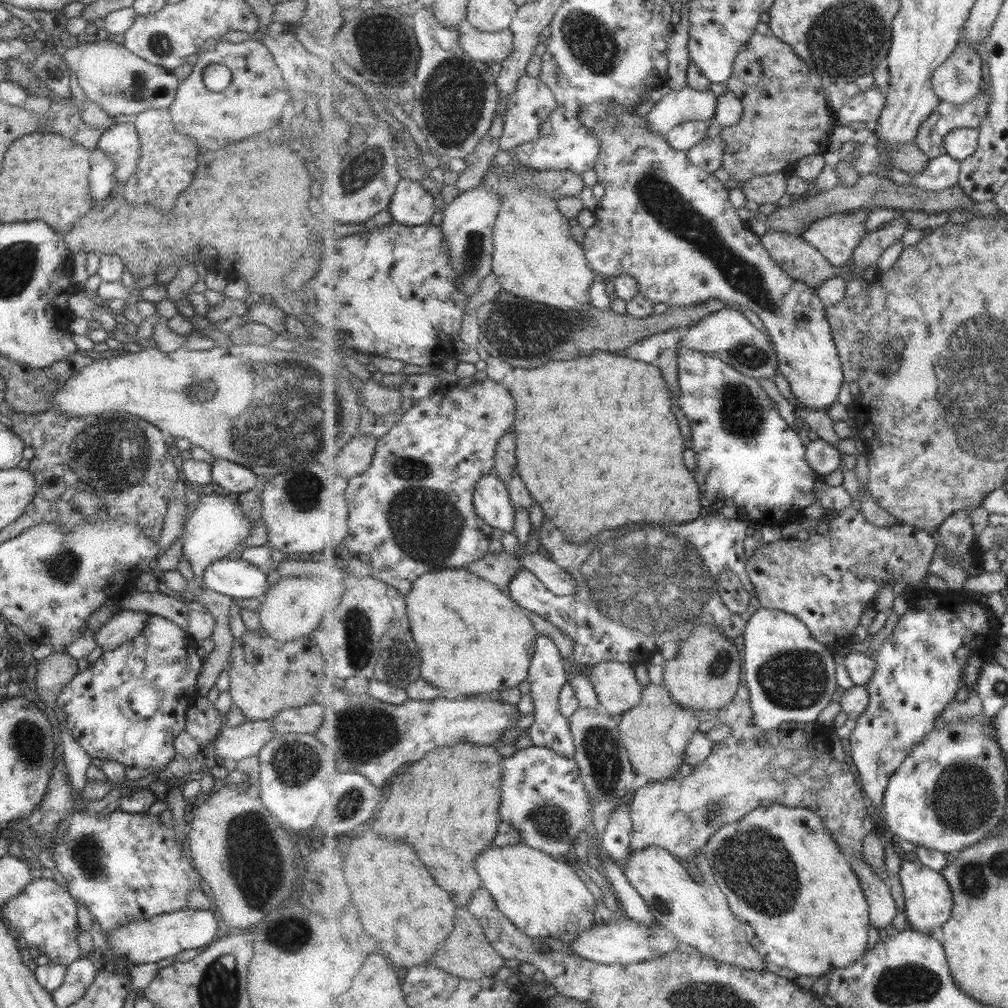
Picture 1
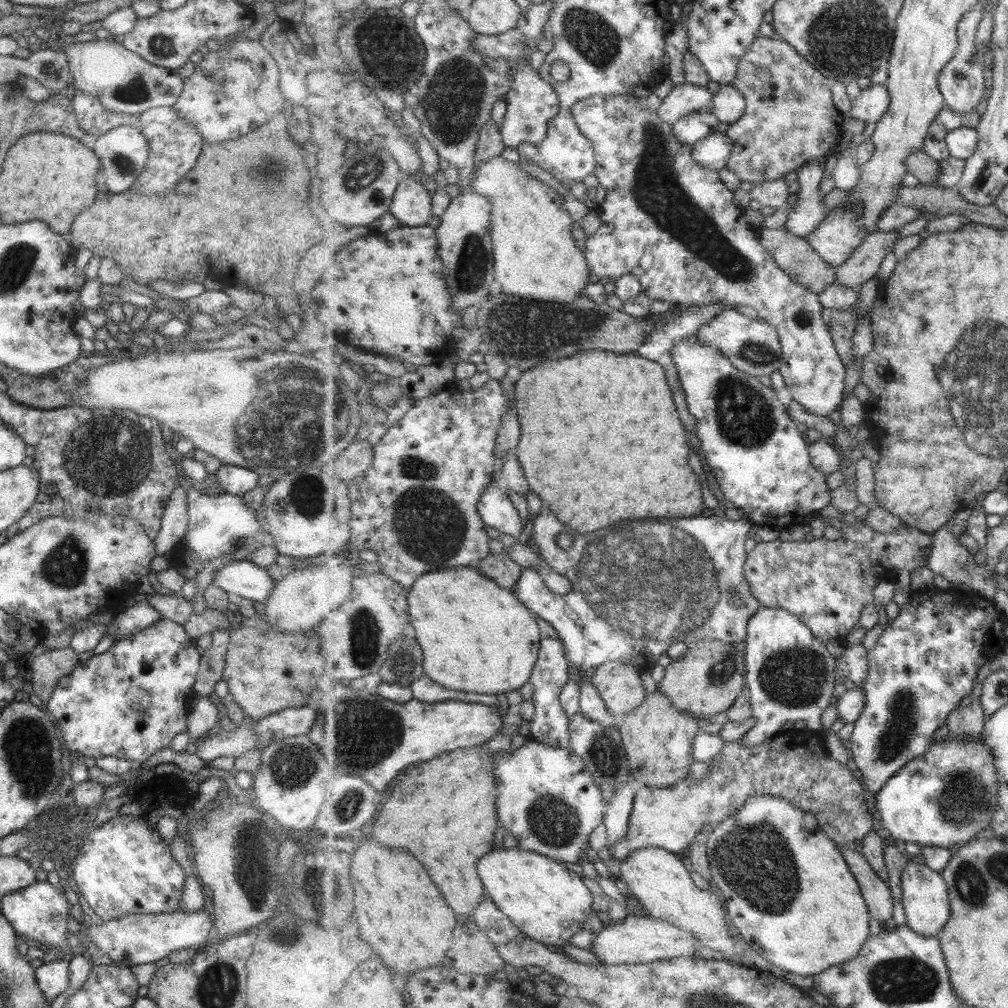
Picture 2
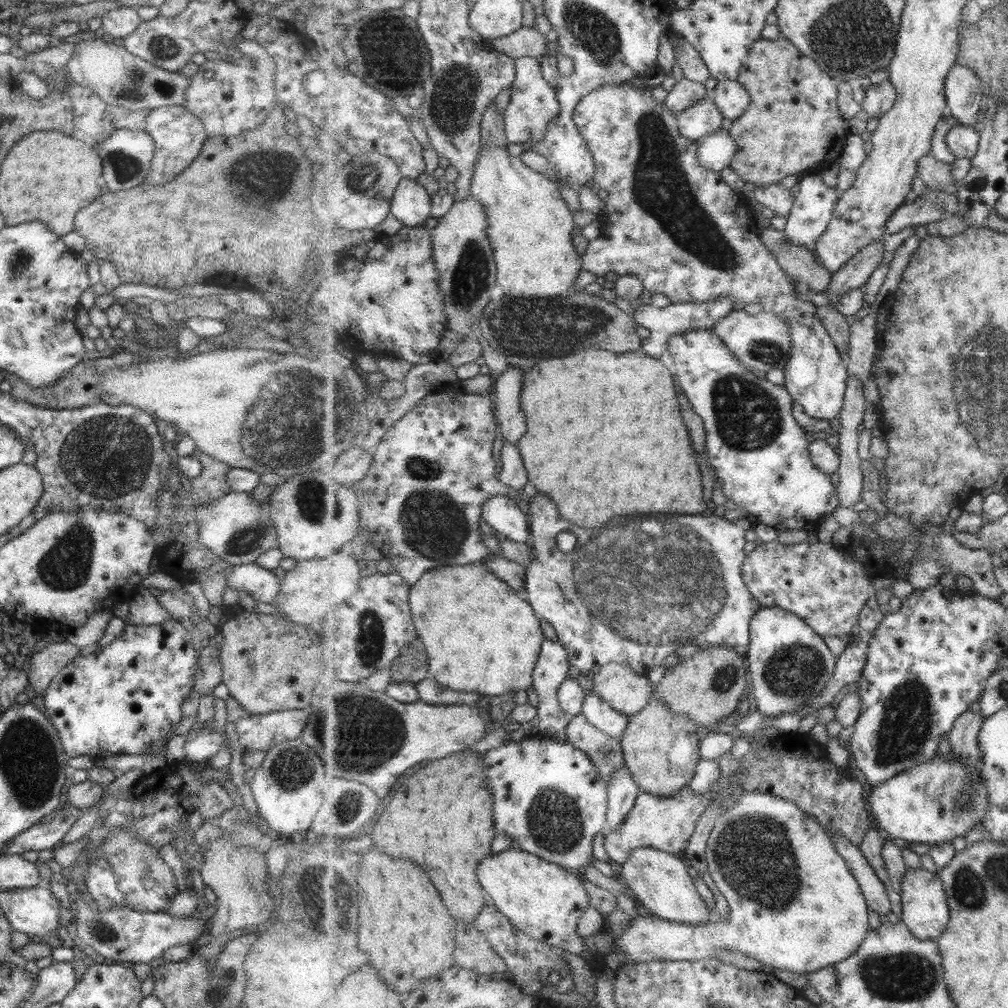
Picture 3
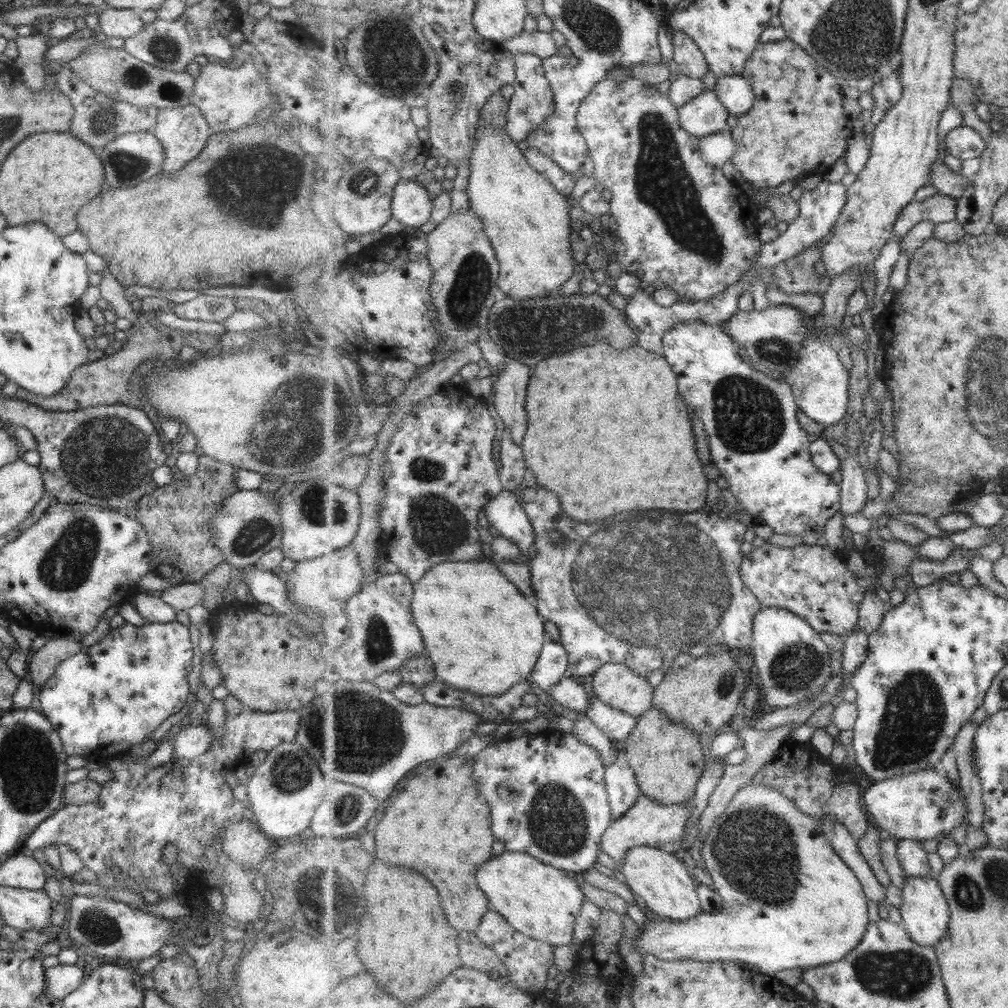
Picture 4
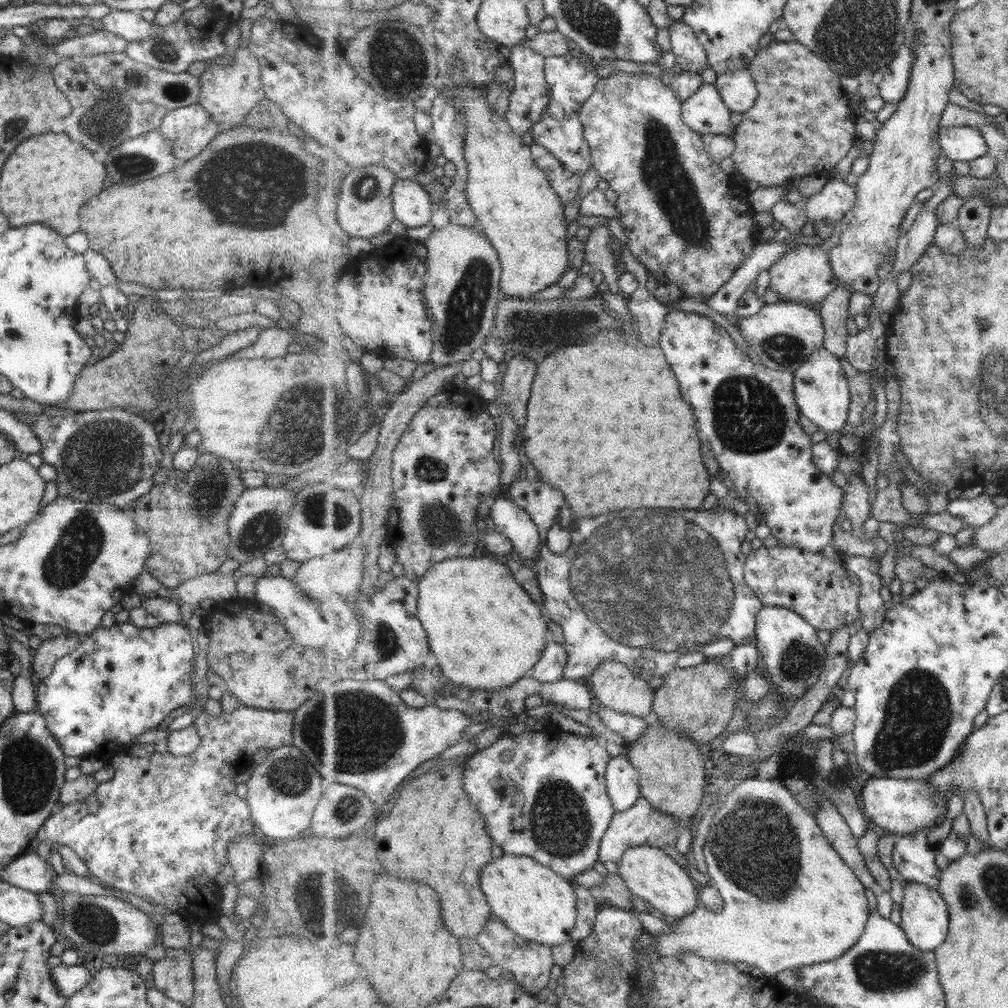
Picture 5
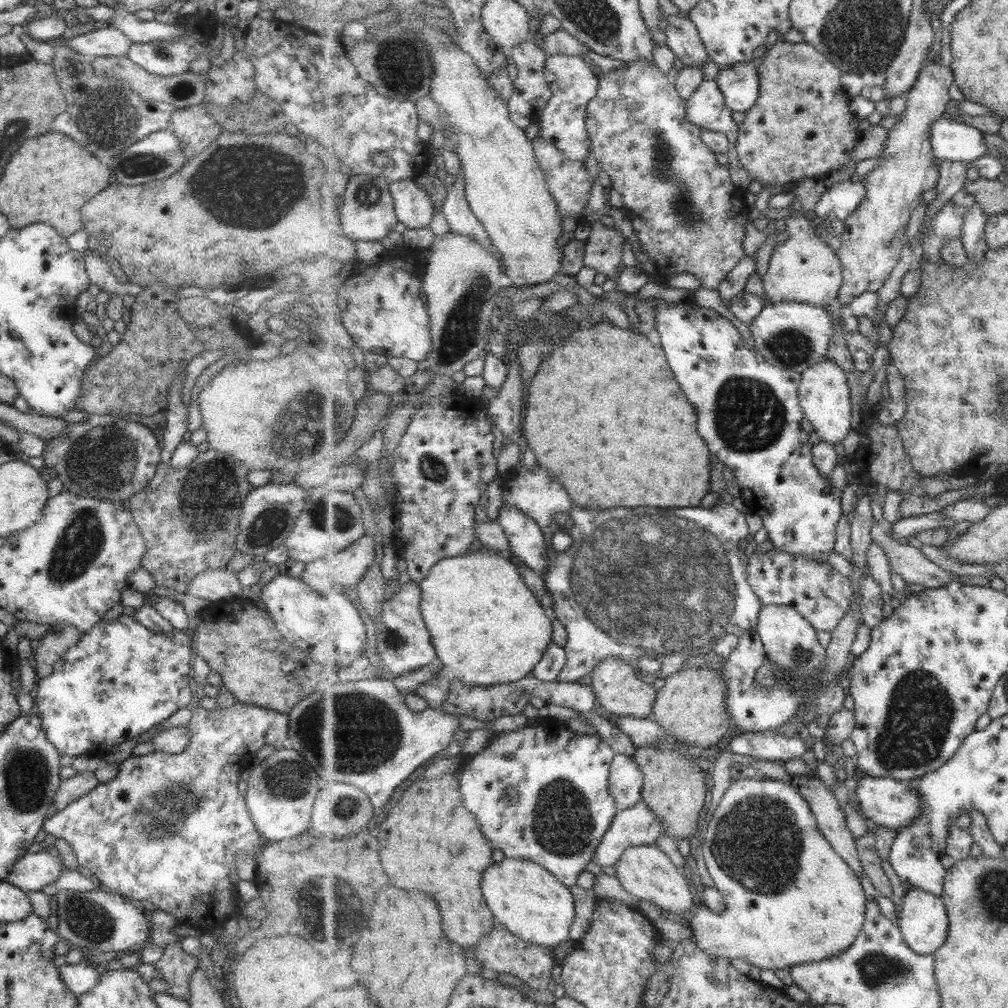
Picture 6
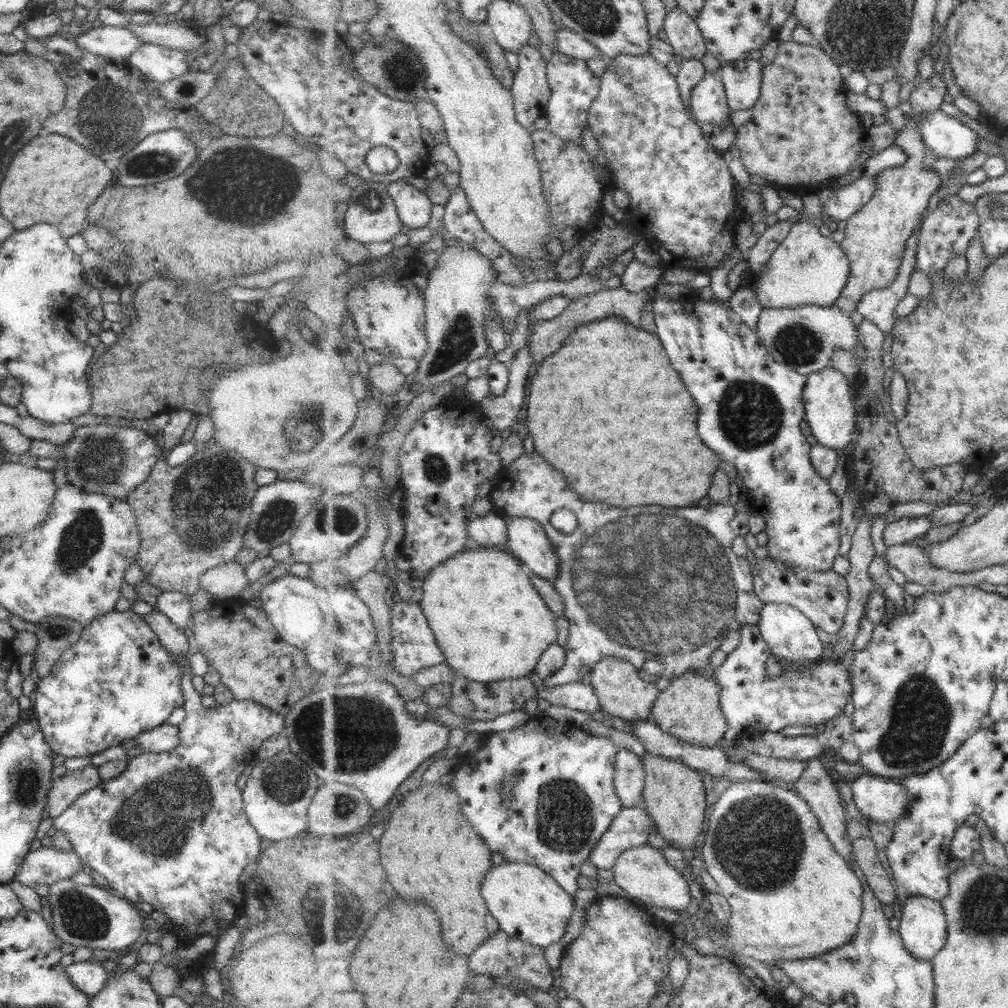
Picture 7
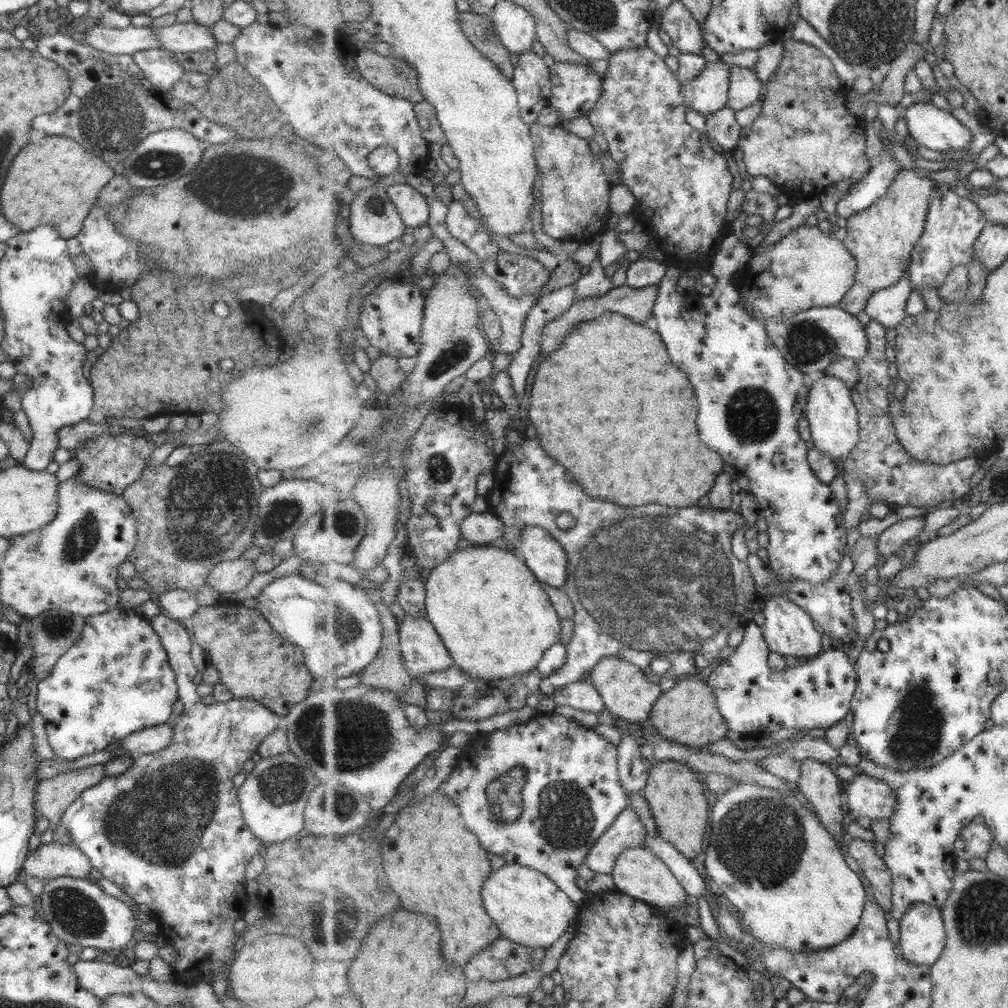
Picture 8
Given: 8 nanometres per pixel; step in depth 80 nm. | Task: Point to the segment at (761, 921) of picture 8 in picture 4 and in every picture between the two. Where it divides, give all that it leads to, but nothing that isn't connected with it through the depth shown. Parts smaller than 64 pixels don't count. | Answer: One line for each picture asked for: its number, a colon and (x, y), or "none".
4: (760, 853)
5: (790, 900)
6: (791, 898)
7: (793, 896)

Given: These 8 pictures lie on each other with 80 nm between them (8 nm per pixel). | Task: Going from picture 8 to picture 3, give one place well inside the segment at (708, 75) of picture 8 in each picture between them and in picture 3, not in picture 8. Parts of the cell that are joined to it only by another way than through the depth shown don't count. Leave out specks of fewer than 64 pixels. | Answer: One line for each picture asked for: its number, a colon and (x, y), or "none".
3: (704, 118)
4: (705, 115)
5: (705, 112)
6: (707, 108)
7: (709, 104)

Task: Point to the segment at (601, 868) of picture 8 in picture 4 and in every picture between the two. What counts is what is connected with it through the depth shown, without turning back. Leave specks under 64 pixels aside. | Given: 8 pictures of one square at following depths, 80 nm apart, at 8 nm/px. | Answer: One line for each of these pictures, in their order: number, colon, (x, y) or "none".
4: (649, 823)
5: (641, 825)
6: (636, 826)
7: (633, 827)

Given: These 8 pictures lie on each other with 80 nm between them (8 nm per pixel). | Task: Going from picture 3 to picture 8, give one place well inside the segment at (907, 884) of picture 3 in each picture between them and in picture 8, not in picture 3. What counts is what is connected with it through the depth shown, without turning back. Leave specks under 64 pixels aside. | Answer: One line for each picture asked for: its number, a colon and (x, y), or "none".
4: (925, 912)
5: (925, 915)
6: (925, 923)
7: (924, 927)
8: (923, 937)

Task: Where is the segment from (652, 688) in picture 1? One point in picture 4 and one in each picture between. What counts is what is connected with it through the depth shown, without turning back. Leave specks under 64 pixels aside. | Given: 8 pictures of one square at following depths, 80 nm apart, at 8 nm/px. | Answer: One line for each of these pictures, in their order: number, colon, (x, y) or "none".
2: (659, 739)
3: (662, 748)
4: (668, 757)

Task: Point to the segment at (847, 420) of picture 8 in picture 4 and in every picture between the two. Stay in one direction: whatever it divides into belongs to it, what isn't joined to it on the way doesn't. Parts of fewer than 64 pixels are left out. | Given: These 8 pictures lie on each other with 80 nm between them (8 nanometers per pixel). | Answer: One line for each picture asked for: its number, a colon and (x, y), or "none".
4: (821, 384)
5: (820, 385)
6: (824, 391)
7: (828, 395)

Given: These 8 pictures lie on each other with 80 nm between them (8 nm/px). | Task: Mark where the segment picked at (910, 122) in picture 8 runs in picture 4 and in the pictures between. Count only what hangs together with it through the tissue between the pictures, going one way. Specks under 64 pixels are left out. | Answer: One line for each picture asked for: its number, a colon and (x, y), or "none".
4: (964, 142)
5: (965, 143)
6: (955, 141)
7: (946, 137)

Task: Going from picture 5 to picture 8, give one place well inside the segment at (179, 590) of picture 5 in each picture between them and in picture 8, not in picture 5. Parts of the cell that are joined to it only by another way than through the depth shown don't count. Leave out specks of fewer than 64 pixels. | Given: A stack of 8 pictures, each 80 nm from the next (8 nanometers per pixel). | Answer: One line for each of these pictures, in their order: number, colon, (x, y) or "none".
6: (211, 585)
7: (227, 580)
8: (227, 576)

